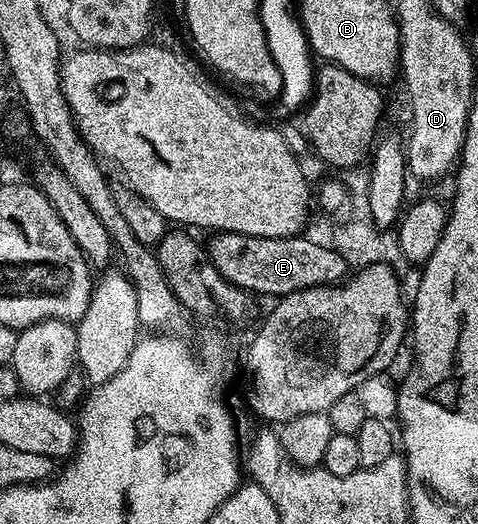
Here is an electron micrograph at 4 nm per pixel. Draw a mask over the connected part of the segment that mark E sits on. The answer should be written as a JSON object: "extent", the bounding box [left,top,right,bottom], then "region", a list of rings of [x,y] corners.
{"extent":[206,232,350,299],"region":[[[217,232],[212,242],[206,245],[209,259],[218,267],[218,271],[232,285],[244,290],[249,295],[261,293],[264,297],[279,299],[290,295],[294,291],[302,291],[319,285],[335,285],[347,278],[350,268],[342,259],[342,255],[336,252],[331,244],[319,245],[311,241],[308,235],[297,235],[294,237],[247,237],[241,233]]]}

